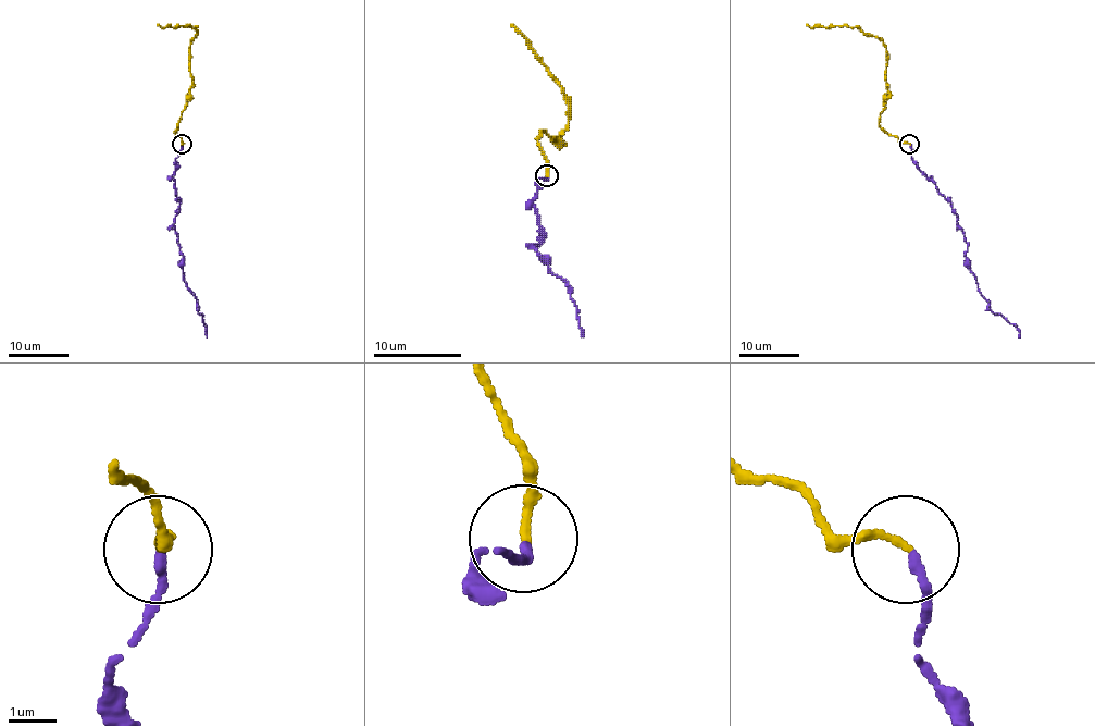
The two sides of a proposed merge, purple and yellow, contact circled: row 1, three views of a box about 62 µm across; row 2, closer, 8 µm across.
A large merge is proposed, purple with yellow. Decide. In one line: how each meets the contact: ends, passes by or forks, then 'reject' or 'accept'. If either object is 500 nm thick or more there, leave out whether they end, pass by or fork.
purple ends | yellow ends | accept

